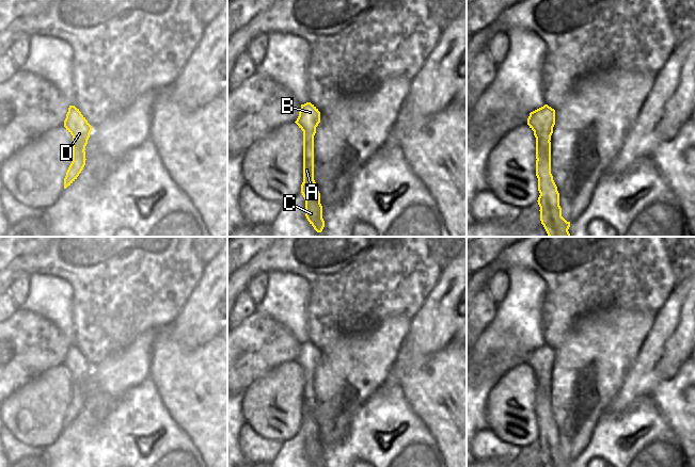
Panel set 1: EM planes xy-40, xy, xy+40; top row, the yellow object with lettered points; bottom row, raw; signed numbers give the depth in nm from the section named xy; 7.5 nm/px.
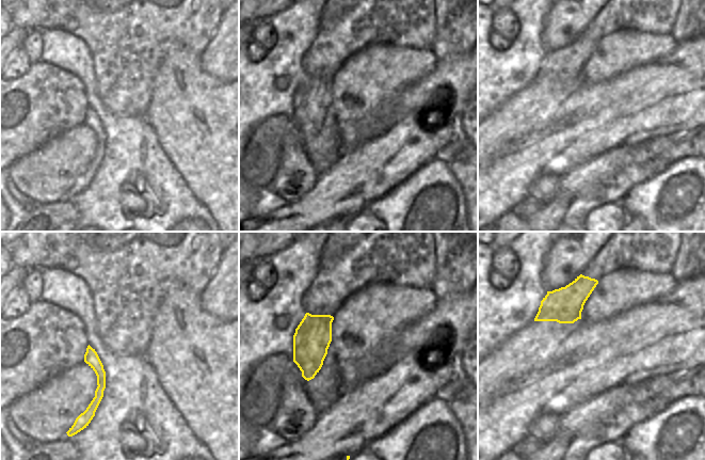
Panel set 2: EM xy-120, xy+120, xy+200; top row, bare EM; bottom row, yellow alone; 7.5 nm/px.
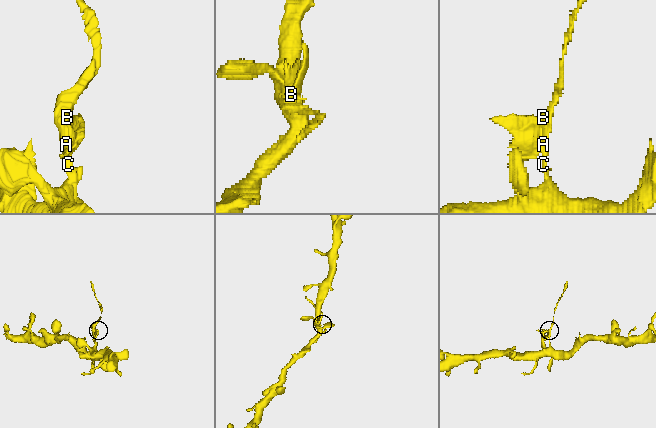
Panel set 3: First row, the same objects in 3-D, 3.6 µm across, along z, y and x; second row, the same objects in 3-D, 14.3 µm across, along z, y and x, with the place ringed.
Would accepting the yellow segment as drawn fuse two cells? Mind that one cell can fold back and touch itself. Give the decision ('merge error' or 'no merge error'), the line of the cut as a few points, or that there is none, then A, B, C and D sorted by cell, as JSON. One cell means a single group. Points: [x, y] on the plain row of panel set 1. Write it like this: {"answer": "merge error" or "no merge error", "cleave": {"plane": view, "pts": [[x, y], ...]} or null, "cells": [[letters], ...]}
{"answer": "merge error", "cleave": {"plane": "xy+40", "pts": [[550, 381], [547, 389], [540, 391], [536, 397]]}, "cells": [["A", "C"], ["B", "D"]]}

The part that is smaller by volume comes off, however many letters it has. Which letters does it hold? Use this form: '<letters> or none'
B, D

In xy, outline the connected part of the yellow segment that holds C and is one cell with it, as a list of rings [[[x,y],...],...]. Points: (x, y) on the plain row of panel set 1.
[[[311,380],[307,389],[303,390],[303,421],[301,432],[305,438],[305,455],[314,467],[323,467],[322,445],[320,432],[314,419],[314,380]]]

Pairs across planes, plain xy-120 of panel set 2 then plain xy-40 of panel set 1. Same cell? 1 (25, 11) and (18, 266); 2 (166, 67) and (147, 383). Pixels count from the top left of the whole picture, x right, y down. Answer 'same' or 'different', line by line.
1: different
2: different

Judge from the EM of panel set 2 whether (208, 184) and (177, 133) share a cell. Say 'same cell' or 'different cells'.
same cell

